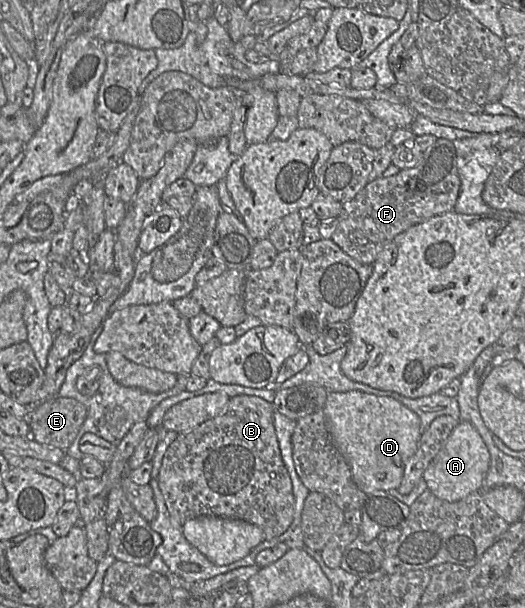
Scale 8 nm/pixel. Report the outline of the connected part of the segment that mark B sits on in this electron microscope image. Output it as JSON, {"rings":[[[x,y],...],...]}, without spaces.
{"rings":[[[238,395],[230,398],[226,407],[217,416],[207,420],[190,431],[178,435],[176,440],[166,450],[157,476],[158,486],[163,495],[165,505],[168,509],[171,519],[181,526],[188,519],[199,516],[216,516],[231,519],[242,519],[261,528],[266,540],[271,540],[275,537],[278,537],[288,529],[294,518],[295,498],[293,494],[291,478],[282,460],[281,451],[274,428],[274,411],[275,409],[273,404],[260,397],[251,395]]]}

